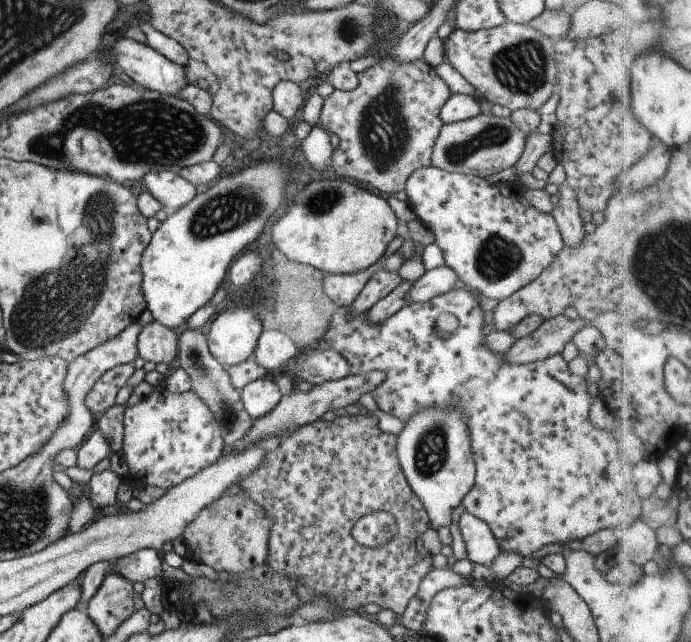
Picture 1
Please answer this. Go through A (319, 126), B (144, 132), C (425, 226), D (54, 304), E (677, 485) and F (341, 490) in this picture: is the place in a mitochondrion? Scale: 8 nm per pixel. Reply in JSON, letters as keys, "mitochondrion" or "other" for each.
{"A":"other","B":"mitochondrion","C":"other","D":"mitochondrion","E":"other","F":"other"}

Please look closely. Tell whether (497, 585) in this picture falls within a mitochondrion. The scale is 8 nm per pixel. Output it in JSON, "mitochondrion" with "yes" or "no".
{"mitochondrion":"no"}

